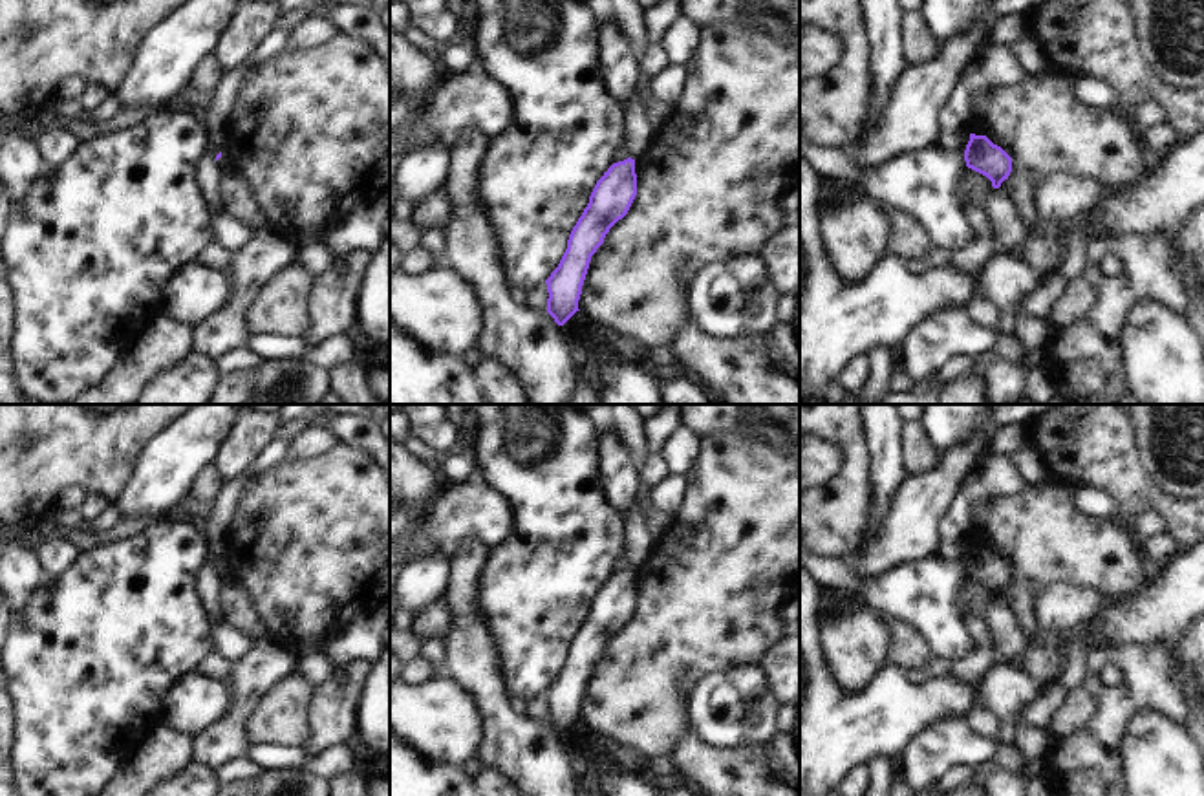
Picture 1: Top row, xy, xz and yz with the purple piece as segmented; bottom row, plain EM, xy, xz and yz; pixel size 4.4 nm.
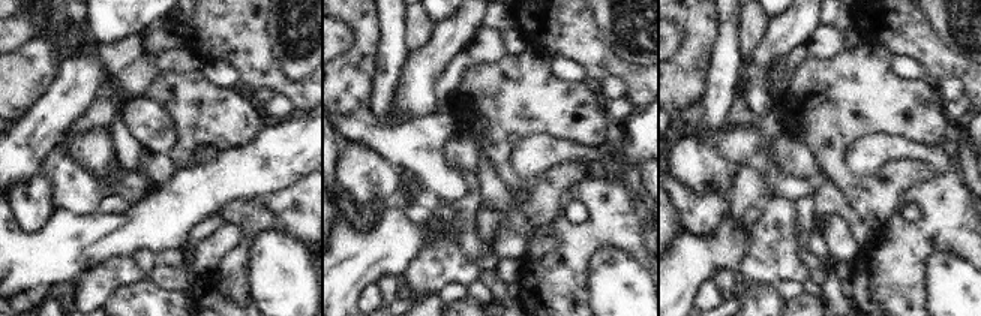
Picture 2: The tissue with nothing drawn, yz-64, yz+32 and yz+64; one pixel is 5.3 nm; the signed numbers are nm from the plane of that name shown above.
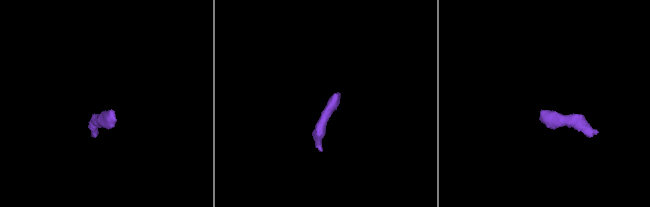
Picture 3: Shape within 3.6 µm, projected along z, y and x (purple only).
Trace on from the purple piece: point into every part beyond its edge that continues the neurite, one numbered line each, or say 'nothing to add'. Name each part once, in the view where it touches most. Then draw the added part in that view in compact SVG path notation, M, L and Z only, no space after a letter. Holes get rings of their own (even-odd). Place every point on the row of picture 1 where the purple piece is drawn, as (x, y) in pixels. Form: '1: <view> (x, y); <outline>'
nothing to add

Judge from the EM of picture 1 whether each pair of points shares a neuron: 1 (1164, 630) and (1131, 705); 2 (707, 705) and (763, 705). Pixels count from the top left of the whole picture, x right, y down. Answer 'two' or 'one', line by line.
1: two
2: one

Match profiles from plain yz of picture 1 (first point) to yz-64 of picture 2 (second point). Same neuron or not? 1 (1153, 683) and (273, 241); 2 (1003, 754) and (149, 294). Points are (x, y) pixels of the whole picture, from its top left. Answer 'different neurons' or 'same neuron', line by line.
1: different neurons
2: different neurons

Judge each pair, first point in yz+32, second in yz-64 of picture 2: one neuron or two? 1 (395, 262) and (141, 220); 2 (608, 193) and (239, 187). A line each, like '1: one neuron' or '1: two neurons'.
1: one neuron
2: two neurons

